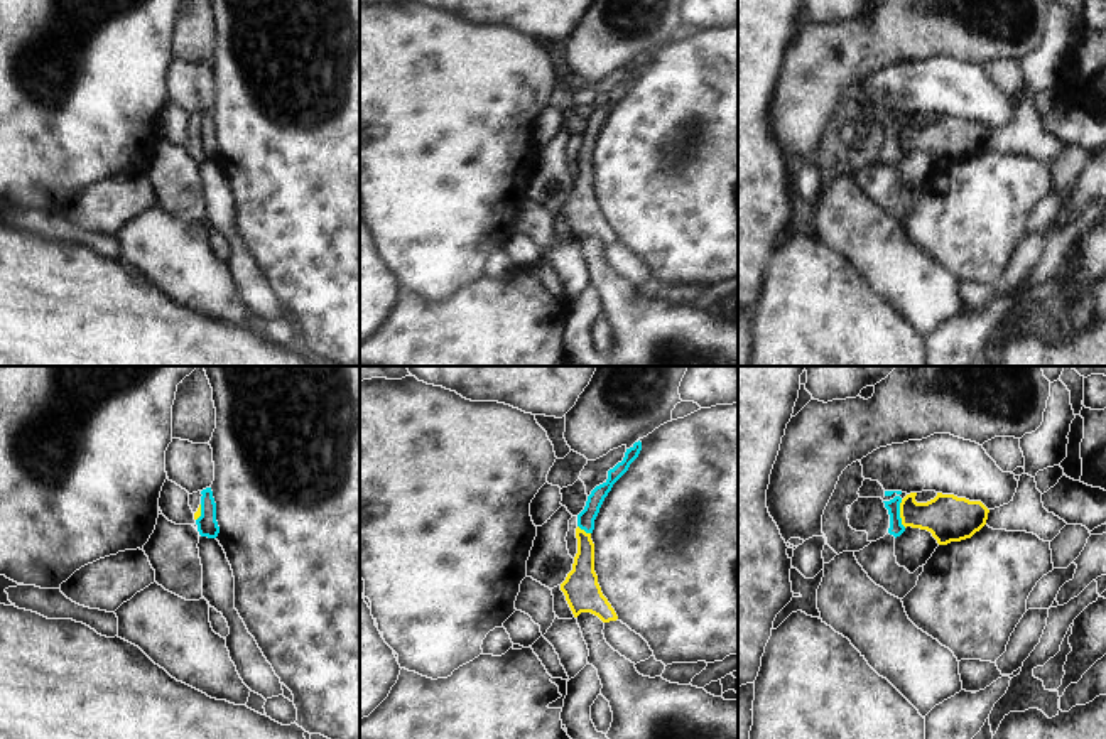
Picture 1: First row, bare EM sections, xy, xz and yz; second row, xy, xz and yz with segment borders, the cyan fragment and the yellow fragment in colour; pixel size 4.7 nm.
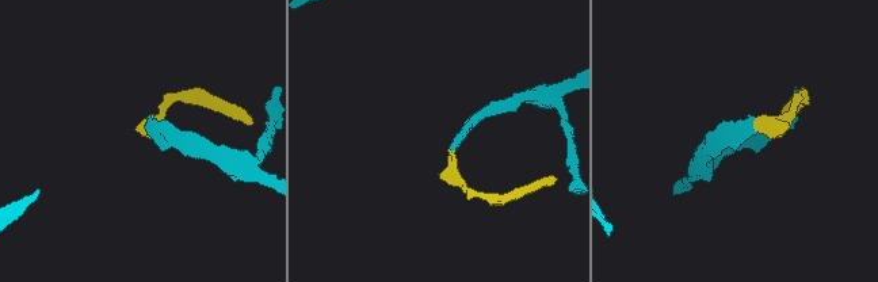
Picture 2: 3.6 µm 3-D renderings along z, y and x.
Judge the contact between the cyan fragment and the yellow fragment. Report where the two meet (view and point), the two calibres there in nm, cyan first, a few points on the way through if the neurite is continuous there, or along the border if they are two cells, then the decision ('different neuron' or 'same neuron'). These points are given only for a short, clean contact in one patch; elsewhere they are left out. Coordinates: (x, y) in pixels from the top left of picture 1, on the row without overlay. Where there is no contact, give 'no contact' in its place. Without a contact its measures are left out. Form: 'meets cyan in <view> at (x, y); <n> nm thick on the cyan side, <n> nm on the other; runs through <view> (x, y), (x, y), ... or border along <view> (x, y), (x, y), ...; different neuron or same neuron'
meets cyan in yz at (899, 135); 70 nm thick on the cyan side, 220 nm on the other; runs through yz (897, 151), (899, 135), (949, 140); same neuron

